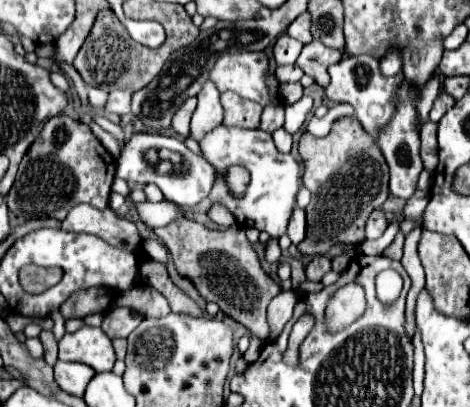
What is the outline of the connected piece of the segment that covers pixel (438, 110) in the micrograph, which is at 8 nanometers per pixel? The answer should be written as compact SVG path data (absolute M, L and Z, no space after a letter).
M440 91L438 99L434 101L434 107L432 107L432 111L430 111L430 121L438 123L438 121L442 119L442 115L444 115L448 109L452 109L452 107L454 107L454 99L452 99L446 91Z

